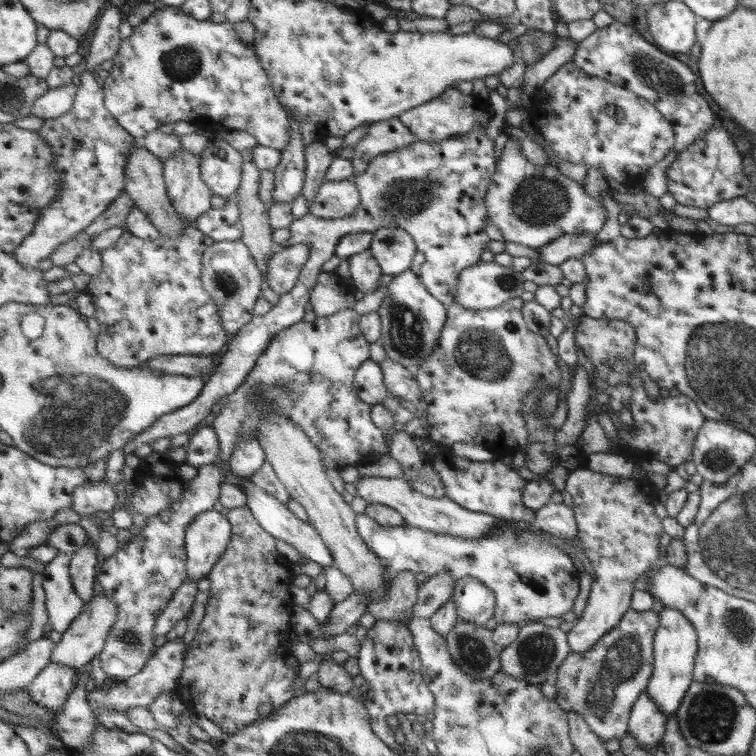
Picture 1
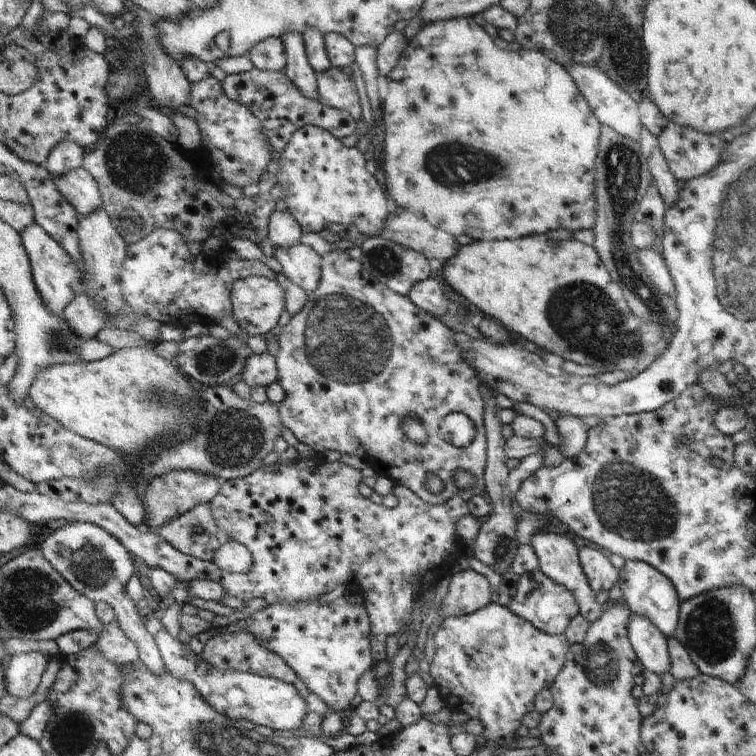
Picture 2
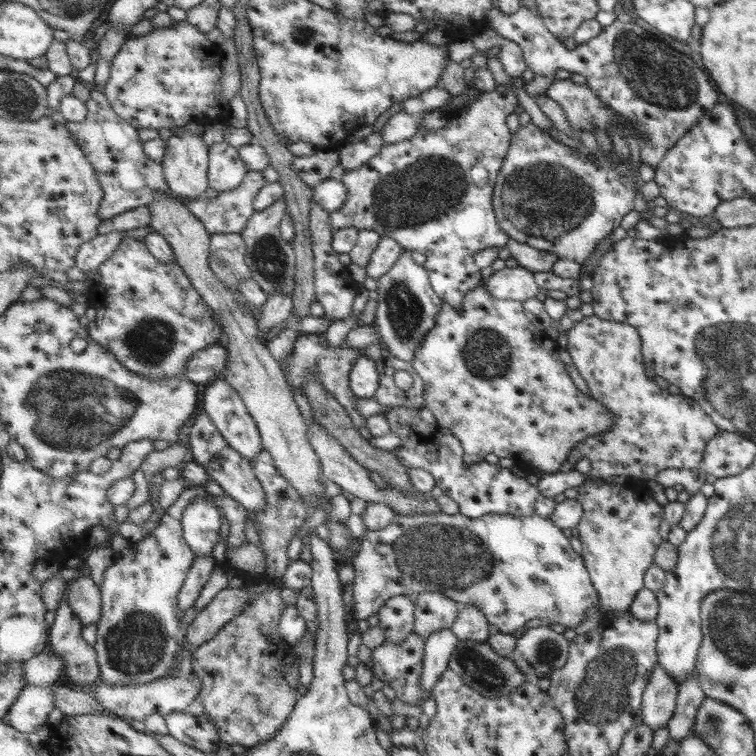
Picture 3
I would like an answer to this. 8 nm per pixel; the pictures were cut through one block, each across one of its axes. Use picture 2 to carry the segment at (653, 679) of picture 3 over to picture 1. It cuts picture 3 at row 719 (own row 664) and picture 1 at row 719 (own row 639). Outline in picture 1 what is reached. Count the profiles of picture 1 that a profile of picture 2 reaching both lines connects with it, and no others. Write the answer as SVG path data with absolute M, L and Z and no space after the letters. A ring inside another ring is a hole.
M643 692L631 708L627 734L633 736L641 748L645 748L647 752L653 752L663 742L665 724L667 724L667 716Z

